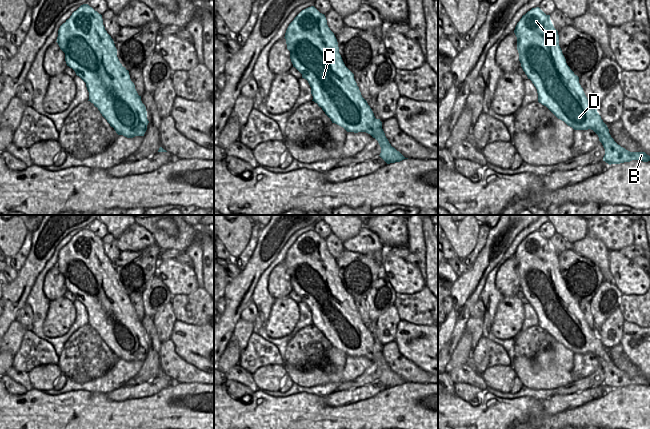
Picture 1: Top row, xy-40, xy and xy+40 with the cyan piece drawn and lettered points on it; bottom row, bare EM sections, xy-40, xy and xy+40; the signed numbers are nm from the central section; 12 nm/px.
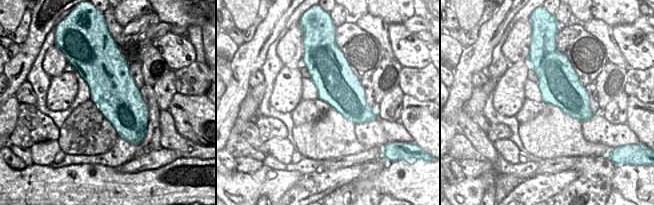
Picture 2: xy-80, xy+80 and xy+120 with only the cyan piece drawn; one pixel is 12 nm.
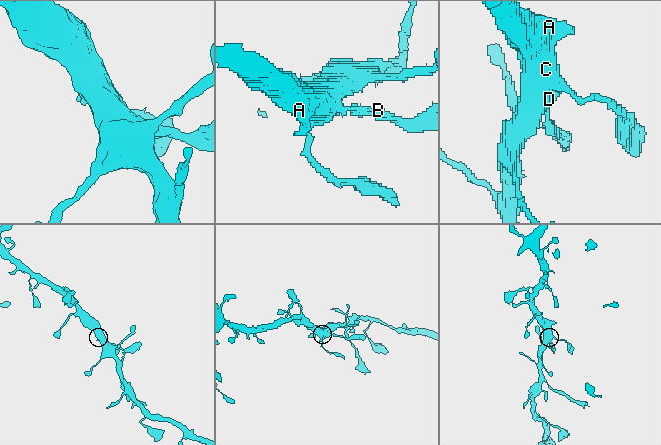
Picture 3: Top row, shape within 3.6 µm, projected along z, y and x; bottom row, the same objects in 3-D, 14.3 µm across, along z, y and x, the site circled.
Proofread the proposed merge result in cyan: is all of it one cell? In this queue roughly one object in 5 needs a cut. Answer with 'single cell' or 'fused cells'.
single cell

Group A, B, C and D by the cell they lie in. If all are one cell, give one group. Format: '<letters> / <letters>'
A B C D

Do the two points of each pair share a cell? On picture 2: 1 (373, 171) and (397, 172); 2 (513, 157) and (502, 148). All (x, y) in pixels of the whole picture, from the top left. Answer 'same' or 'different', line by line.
1: different
2: same

